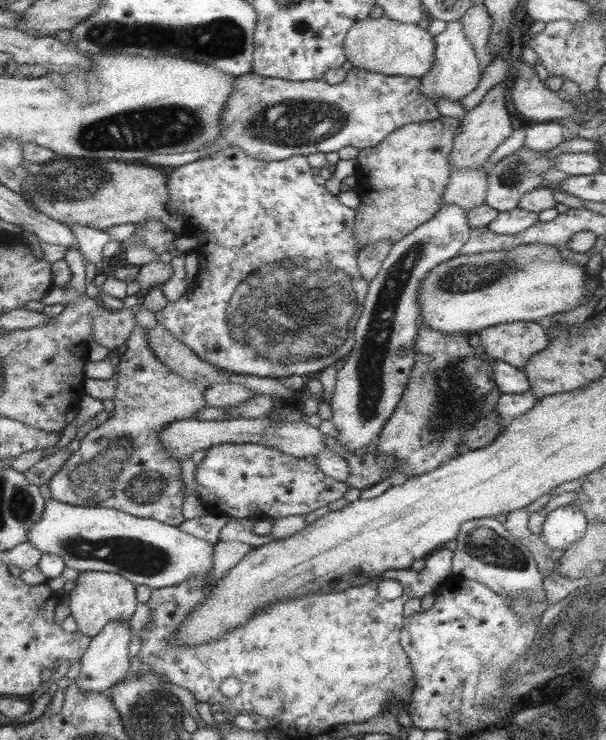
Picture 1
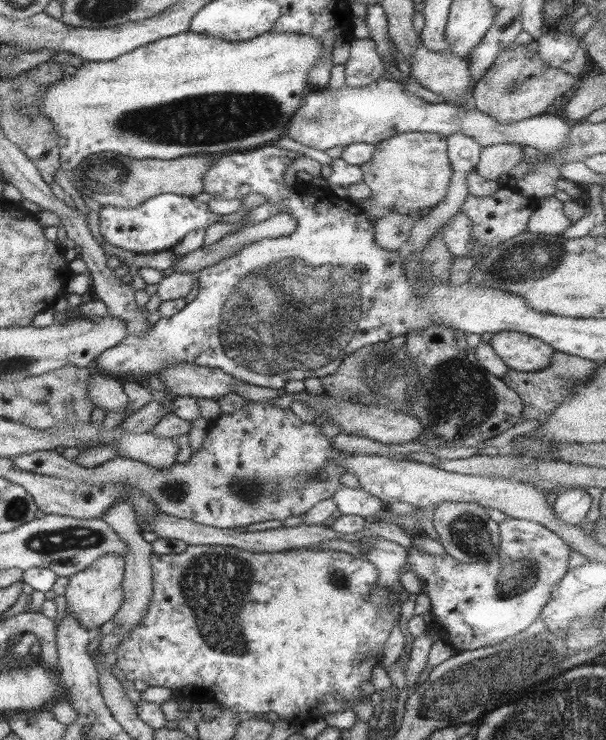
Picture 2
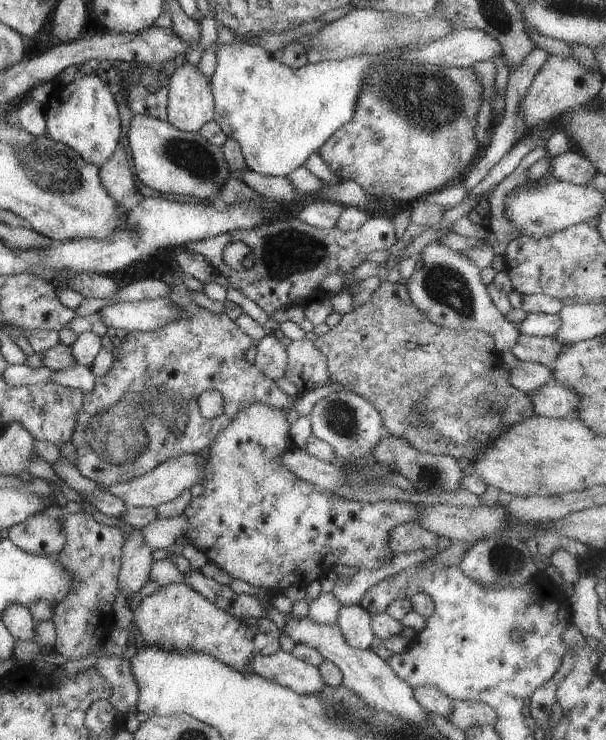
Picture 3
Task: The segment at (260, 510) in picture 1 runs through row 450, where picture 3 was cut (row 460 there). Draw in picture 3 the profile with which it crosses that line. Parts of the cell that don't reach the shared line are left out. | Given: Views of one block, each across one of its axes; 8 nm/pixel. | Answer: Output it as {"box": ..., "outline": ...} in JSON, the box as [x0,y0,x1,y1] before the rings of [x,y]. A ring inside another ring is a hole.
{"box":[140,404,420,591],"outline":[[[250,404],[248,408],[242,408],[242,410],[236,414],[236,417],[233,418],[232,422],[212,440],[212,444],[210,444],[210,447],[205,451],[208,462],[206,462],[206,478],[204,478],[204,482],[201,484],[204,487],[204,491],[197,498],[192,497],[189,503],[190,518],[188,518],[186,514],[182,514],[176,518],[158,518],[150,522],[148,526],[144,526],[140,532],[142,532],[144,542],[148,544],[148,547],[152,551],[158,549],[169,550],[171,545],[175,544],[175,540],[185,535],[189,540],[189,544],[196,546],[197,549],[202,548],[204,553],[210,552],[210,554],[212,554],[212,552],[216,550],[214,556],[220,556],[218,560],[226,560],[226,562],[218,562],[220,569],[226,571],[231,579],[240,579],[252,586],[256,586],[256,588],[268,588],[272,591],[282,591],[284,588],[292,585],[306,588],[314,581],[321,582],[324,580],[332,569],[340,565],[350,566],[358,571],[378,570],[378,568],[386,566],[386,564],[392,560],[394,554],[390,552],[390,548],[388,548],[388,534],[390,534],[390,530],[400,524],[418,520],[418,508],[420,508],[420,505],[397,501],[374,502],[374,504],[354,502],[342,497],[339,498],[330,491],[320,488],[320,486],[314,486],[314,484],[310,482],[296,478],[296,476],[280,462],[280,456],[284,454],[284,450],[291,446],[290,428],[291,424],[287,422],[287,414],[284,414],[284,412],[278,410],[278,408],[272,408],[266,406],[266,404]]]}

